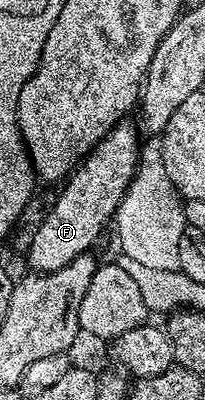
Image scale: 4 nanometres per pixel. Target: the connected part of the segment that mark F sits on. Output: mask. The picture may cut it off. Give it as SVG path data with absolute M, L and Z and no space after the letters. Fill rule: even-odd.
M128 124L115 125L63 182L64 190L55 194L52 209L45 215L42 227L35 232L34 241L26 252L29 270L53 273L68 265L78 255L89 252L104 224L113 220L136 170L136 162L140 160L142 141L137 126Z

